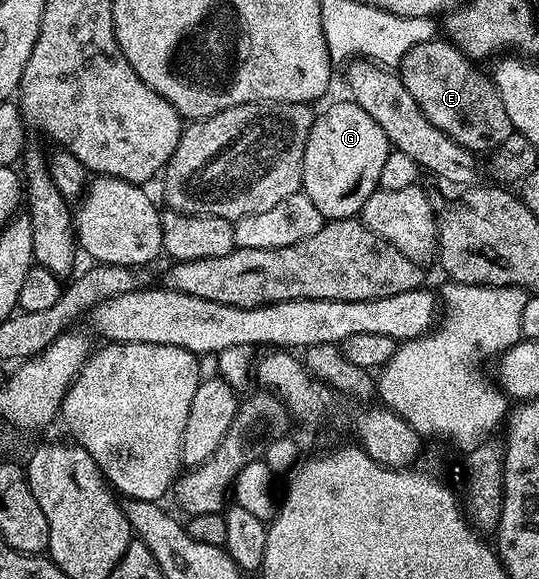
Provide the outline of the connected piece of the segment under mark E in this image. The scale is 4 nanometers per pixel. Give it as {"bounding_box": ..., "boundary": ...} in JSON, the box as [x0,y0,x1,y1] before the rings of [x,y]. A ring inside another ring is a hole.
{"bounding_box":[398,38,513,150],"boundary":[[[437,38],[430,42],[422,42],[409,50],[400,59],[398,75],[406,86],[406,90],[410,90],[410,98],[414,98],[414,102],[418,102],[422,114],[426,114],[426,118],[430,118],[430,122],[435,128],[445,132],[463,148],[491,150],[502,142],[506,142],[506,138],[510,138],[513,131],[512,123],[510,118],[506,118],[506,106],[502,106],[502,98],[498,94],[495,84],[485,73],[483,76],[475,67],[479,68],[455,44],[447,39]]]}

